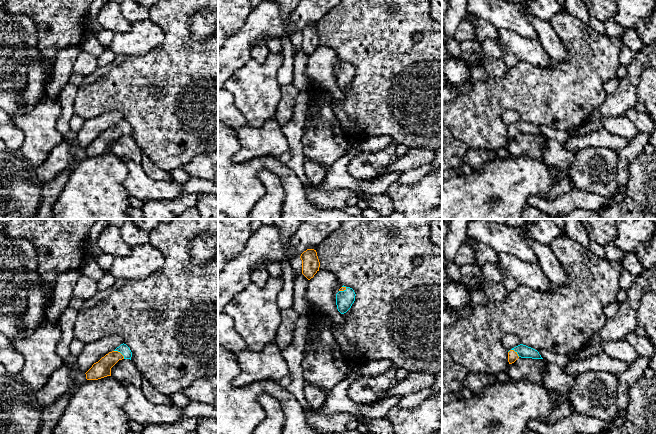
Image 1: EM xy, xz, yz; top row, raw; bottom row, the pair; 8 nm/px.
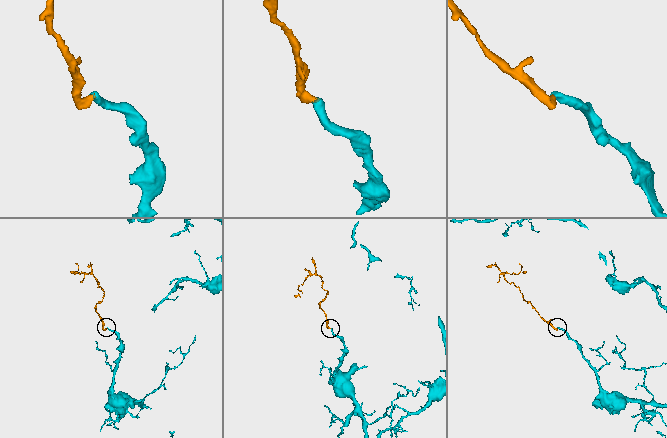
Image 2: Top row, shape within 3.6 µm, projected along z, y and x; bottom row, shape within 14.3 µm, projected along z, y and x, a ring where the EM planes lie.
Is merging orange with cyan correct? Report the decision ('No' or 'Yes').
Yes

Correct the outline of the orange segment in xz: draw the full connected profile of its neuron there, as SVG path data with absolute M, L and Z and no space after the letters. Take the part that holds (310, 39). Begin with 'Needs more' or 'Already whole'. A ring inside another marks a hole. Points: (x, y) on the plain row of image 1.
Already whole. M307 25L301 32L302 36L302 50L310 56L319 47L320 38L317 28L314 25Z

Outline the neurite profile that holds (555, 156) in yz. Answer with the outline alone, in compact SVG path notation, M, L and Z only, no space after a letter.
M548 139L542 149L542 162L555 171L567 171L575 159L576 151L568 150L565 144Z

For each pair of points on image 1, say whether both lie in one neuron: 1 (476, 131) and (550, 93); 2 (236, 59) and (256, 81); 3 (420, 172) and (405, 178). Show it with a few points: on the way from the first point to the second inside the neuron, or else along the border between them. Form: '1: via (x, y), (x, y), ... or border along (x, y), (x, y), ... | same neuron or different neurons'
1: via (494, 112), (513, 93), (531, 93) | same neuron
2: border along (251, 58), (228, 79) | different neurons
3: via (416, 174), (409, 177) | same neuron

